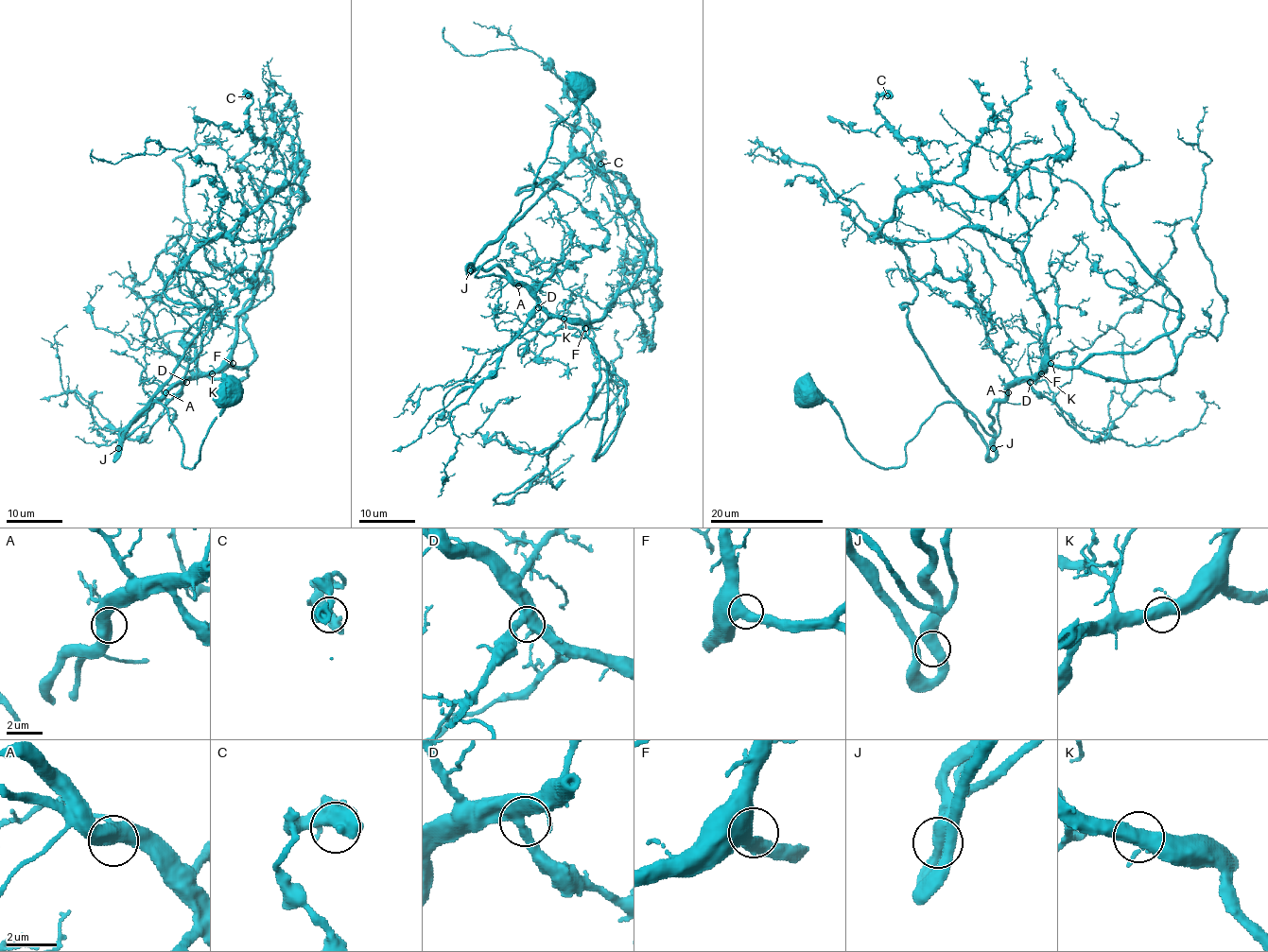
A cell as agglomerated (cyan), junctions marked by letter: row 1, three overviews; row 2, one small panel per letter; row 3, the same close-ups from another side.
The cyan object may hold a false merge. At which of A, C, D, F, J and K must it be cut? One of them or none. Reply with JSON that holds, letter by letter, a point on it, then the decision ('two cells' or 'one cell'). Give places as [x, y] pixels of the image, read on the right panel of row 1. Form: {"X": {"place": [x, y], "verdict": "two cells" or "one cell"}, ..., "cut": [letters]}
{"A": {"place": [1008, 392], "verdict": "one cell"}, "C": {"place": [887, 95], "verdict": "one cell"}, "D": {"place": [1030, 382], "verdict": "one cell"}, "F": {"place": [1050, 363], "verdict": "one cell"}, "J": {"place": [993, 448], "verdict": "one cell"}, "K": {"place": [1041, 373], "verdict": "one cell"}, "cut": []}

